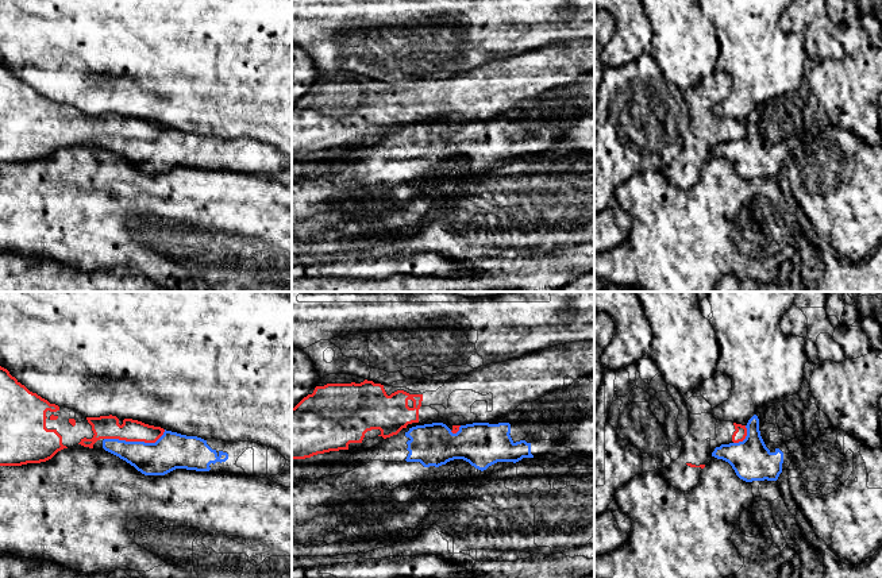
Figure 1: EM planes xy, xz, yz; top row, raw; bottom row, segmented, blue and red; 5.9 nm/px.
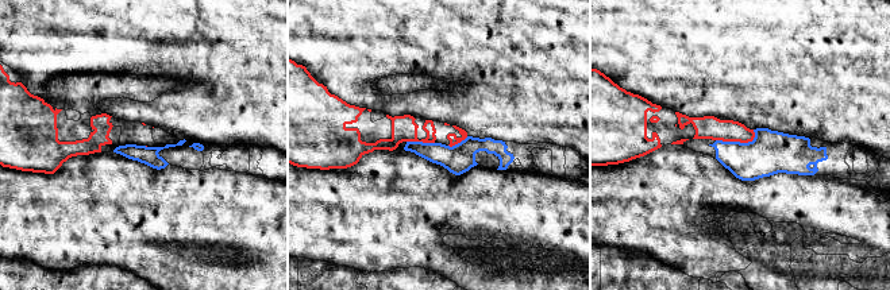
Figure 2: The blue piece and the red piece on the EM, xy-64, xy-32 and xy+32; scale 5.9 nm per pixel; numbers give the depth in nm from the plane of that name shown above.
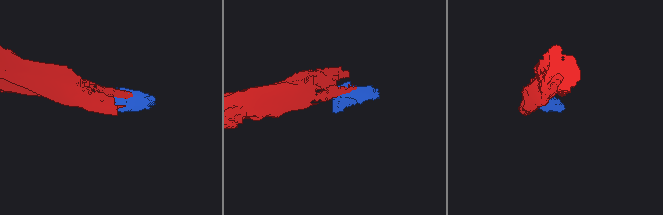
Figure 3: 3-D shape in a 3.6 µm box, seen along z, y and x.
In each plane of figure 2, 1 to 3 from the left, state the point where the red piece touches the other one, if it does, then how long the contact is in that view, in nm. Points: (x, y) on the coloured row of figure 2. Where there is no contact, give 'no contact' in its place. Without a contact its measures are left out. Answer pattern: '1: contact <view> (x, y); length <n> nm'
1: no contact
2: contact xy-32 (420, 142); length 170 nm
3: contact xy+32 (738, 142); length 240 nm

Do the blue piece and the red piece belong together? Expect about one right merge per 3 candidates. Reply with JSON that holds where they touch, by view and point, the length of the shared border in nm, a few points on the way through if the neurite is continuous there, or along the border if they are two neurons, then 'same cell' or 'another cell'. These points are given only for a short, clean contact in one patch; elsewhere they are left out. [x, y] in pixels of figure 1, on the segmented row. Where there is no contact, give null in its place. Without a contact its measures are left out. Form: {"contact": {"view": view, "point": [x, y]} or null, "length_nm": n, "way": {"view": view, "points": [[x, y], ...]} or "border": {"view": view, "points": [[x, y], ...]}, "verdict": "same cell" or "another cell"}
{"contact": {"view": "xy", "point": [135, 442]}, "length_nm": 380, "border": {"view": "xy", "points": [[165, 430], [154, 442], [126, 442], [104, 438]]}, "verdict": "another cell"}

